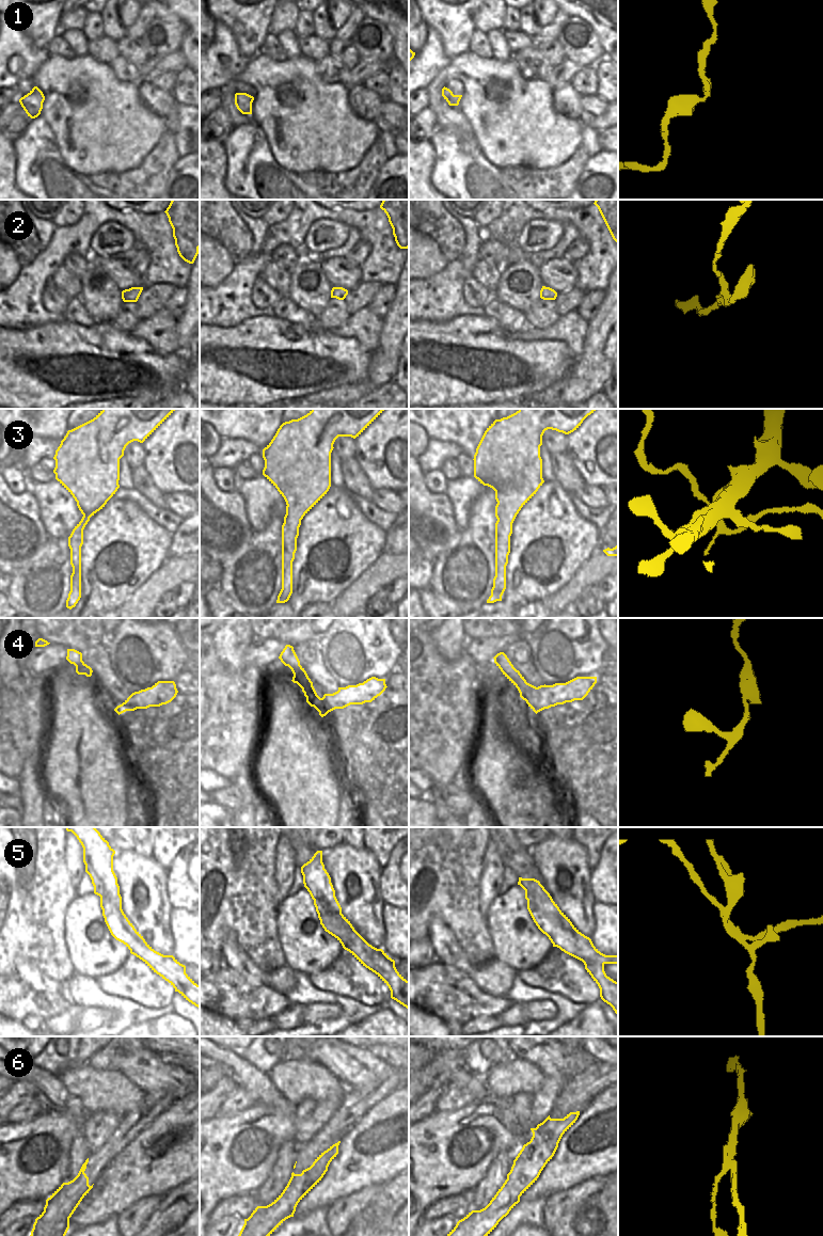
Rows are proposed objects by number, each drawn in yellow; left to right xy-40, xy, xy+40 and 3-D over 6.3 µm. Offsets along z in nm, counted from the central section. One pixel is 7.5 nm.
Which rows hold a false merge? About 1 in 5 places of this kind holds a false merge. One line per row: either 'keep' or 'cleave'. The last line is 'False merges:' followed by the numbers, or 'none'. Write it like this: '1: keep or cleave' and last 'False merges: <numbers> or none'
1: keep
2: keep
3: cleave
4: keep
5: cleave
6: keep
False merges: 3, 5

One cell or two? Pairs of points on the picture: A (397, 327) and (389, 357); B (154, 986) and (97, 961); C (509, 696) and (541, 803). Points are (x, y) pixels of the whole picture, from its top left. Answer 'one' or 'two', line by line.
A: one
B: two
C: two

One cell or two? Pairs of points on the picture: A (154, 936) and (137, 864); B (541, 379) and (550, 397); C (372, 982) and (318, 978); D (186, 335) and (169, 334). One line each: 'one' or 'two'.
A: one
B: two
C: one
D: two

